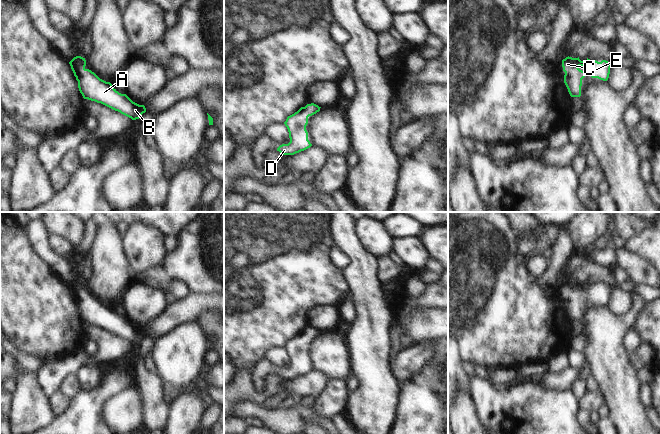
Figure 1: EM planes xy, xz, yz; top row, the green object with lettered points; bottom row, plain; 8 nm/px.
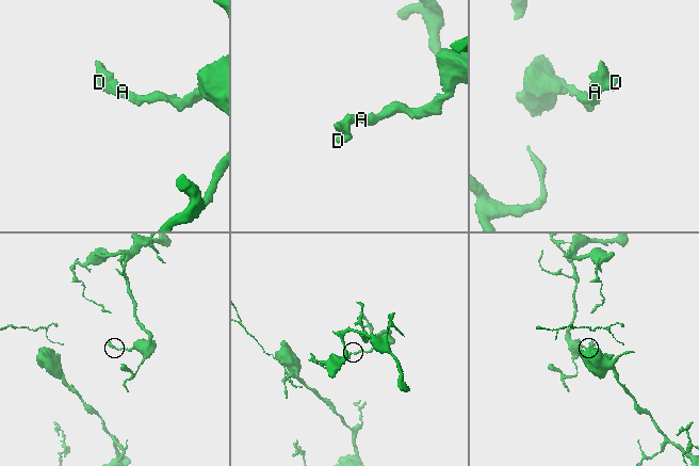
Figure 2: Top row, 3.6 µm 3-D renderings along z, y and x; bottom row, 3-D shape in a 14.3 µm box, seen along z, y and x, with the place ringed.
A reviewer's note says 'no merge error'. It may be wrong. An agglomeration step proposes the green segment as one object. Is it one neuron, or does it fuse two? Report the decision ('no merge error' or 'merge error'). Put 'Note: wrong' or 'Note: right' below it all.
no merge error
Note: right

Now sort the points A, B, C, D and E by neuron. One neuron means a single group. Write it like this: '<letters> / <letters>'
A B C D E

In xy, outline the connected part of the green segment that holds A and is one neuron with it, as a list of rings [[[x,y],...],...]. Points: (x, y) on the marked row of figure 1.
[[[76,56],[69,64],[84,99],[101,103],[132,120],[139,119],[146,112],[144,105],[133,102],[126,94],[119,93],[110,82],[100,79],[94,72],[86,69],[85,58]]]

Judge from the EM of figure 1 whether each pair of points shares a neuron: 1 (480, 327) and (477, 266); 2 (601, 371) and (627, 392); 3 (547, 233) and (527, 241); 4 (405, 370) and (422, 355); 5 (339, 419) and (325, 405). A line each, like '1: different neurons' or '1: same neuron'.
1: same neuron
2: same neuron
3: same neuron
4: same neuron
5: different neurons

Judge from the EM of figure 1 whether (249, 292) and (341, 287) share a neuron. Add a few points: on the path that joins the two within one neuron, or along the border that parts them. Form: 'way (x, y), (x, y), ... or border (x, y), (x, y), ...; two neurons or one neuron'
way (272, 287), (318, 287); one neuron

